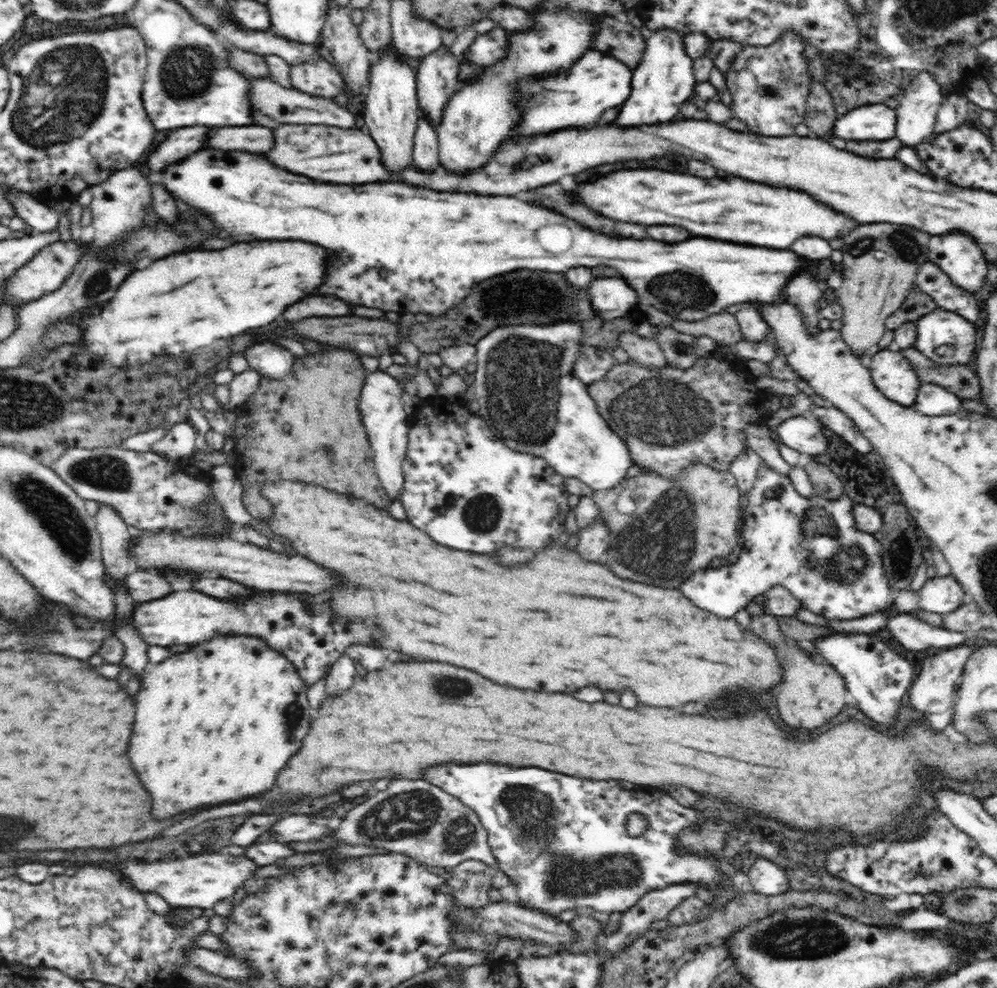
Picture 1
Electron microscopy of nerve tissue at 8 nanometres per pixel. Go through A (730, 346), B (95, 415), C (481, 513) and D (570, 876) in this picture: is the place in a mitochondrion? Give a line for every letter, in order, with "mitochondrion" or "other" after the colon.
A: other
B: other
C: mitochondrion
D: mitochondrion

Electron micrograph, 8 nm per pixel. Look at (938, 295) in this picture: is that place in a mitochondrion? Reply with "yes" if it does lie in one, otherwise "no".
no

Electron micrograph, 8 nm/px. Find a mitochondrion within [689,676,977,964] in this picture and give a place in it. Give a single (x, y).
(812, 937)

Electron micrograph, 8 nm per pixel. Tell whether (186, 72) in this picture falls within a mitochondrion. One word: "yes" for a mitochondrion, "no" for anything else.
yes

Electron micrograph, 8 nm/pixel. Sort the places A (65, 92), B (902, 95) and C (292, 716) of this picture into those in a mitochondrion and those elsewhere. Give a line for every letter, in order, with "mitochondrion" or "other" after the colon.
A: mitochondrion
B: other
C: mitochondrion

